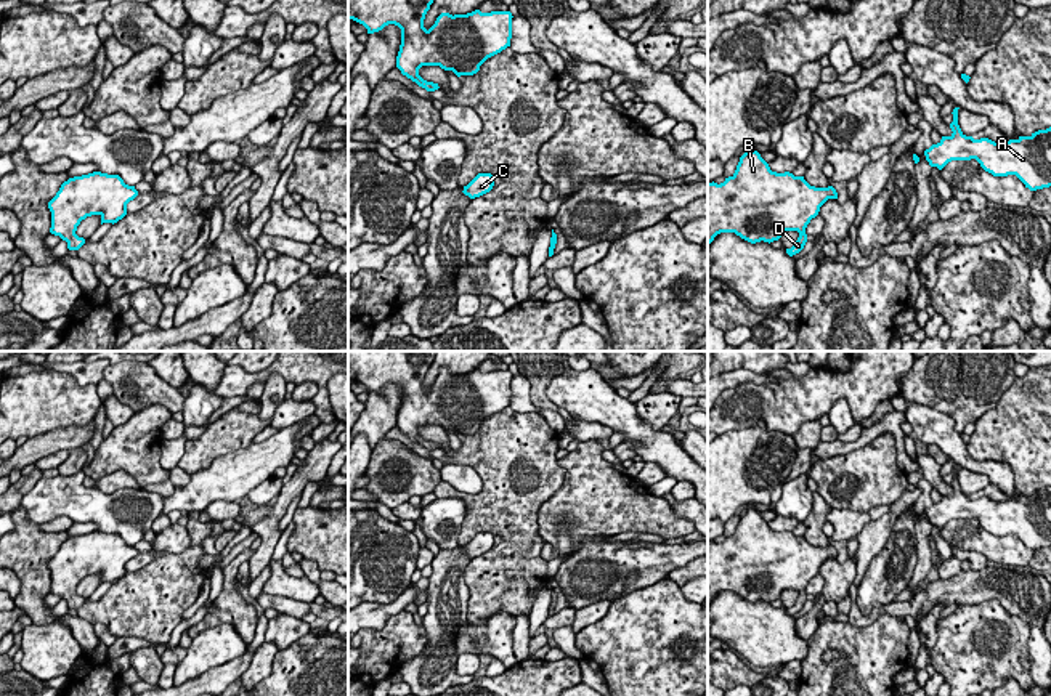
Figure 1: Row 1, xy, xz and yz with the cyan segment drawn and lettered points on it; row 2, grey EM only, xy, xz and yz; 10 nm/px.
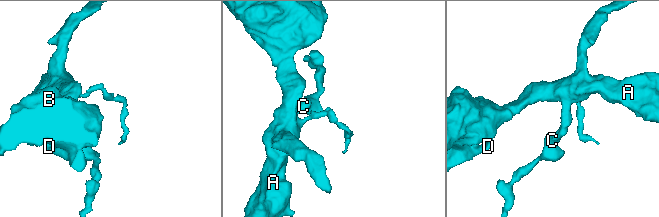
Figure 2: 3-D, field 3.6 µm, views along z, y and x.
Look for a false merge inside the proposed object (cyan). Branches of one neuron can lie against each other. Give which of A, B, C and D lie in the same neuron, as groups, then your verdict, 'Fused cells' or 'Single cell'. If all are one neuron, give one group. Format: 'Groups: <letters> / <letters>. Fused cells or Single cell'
Groups: A B C D. Single cell

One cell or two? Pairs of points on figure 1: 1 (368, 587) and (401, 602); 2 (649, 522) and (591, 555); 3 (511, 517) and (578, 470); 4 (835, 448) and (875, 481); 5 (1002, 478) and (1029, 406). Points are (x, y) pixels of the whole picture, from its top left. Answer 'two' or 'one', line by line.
1: two
2: two
3: two
4: two
5: two

